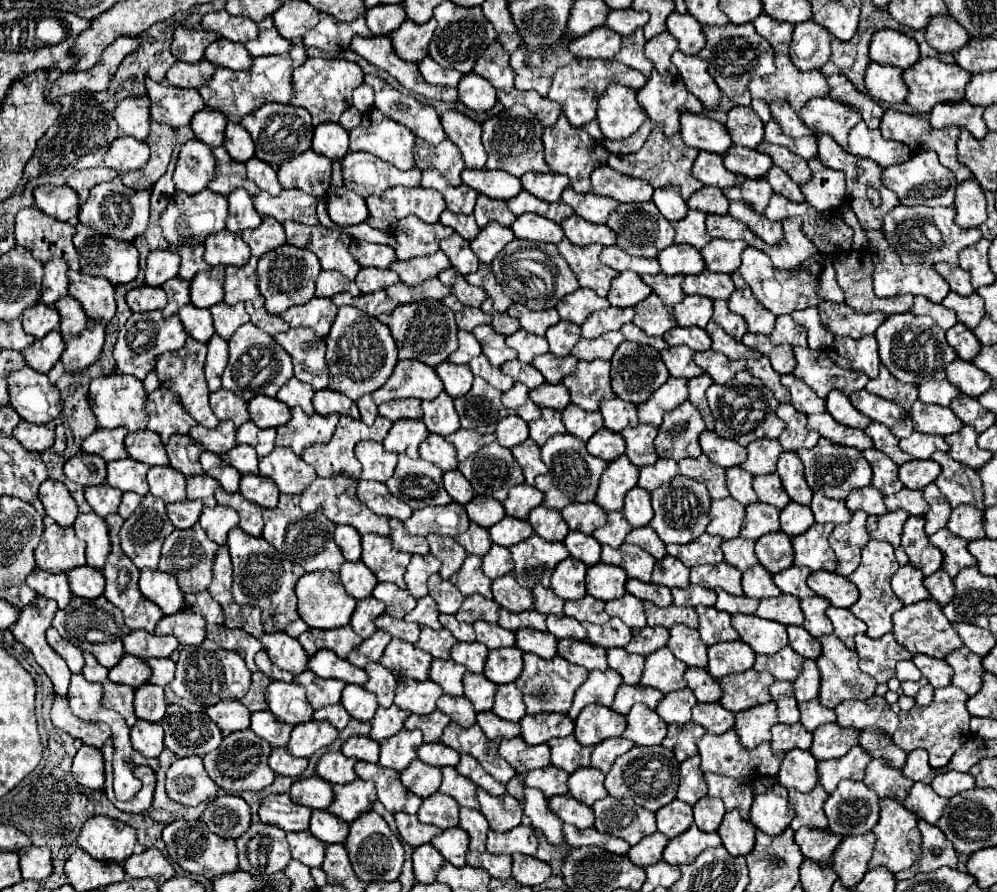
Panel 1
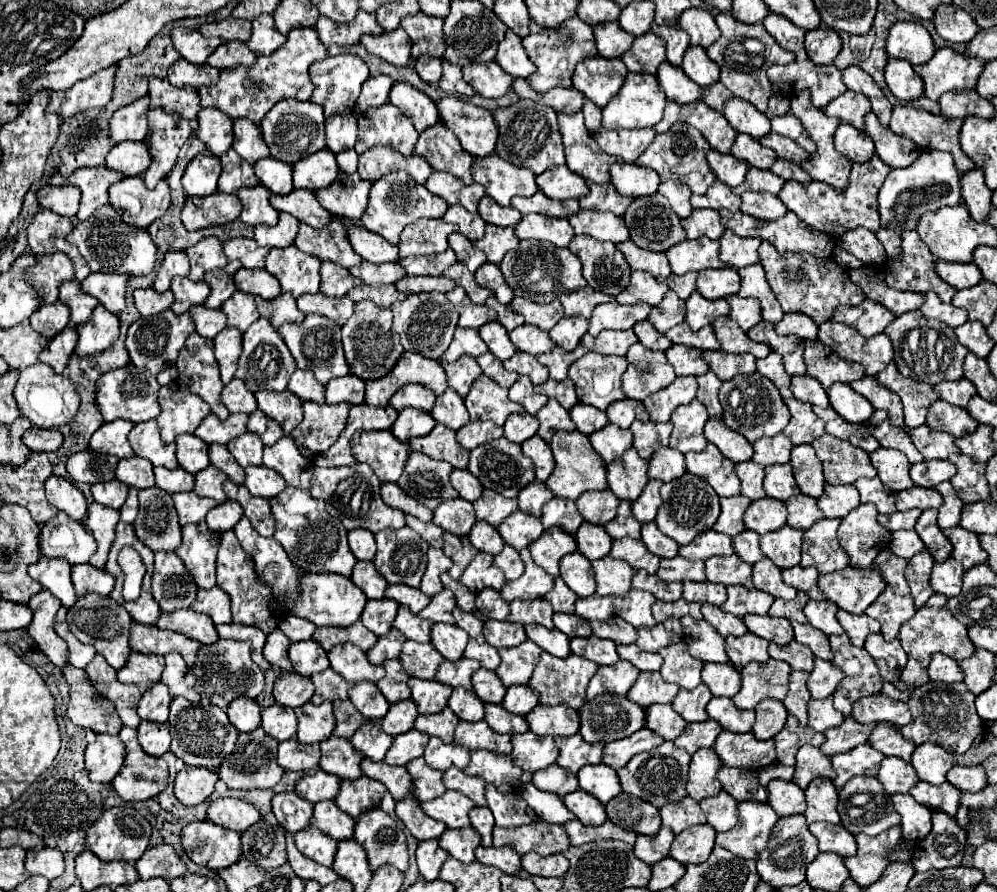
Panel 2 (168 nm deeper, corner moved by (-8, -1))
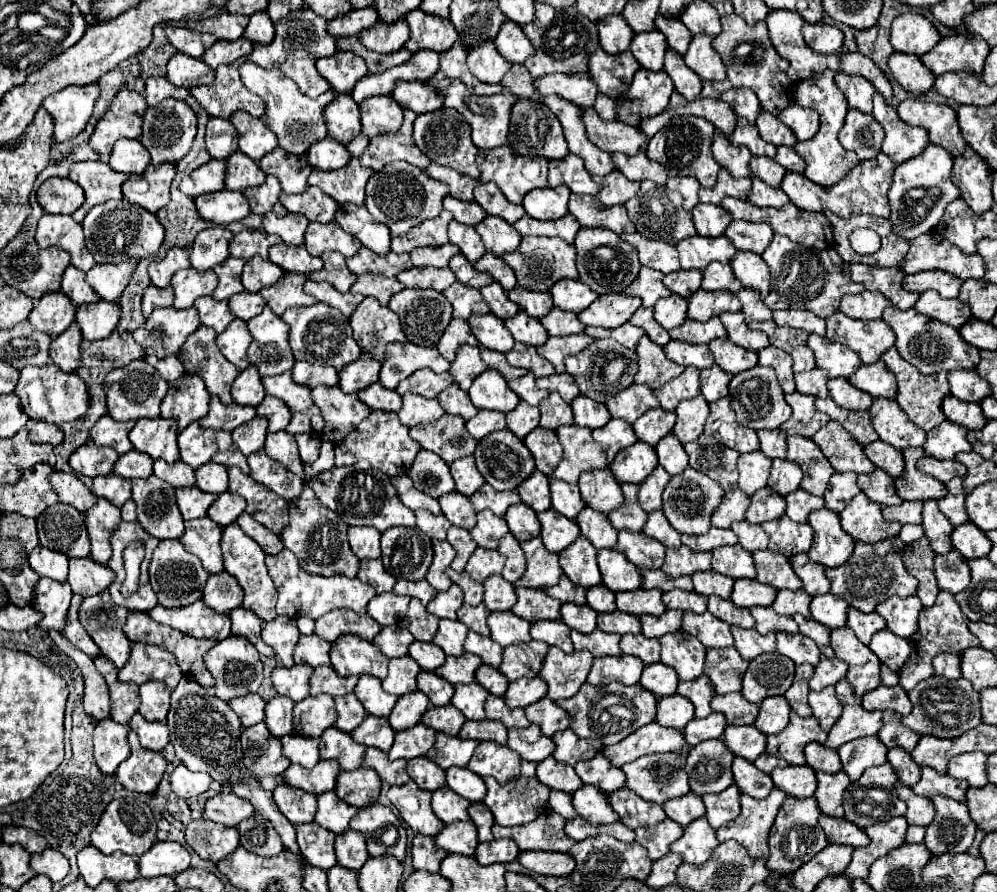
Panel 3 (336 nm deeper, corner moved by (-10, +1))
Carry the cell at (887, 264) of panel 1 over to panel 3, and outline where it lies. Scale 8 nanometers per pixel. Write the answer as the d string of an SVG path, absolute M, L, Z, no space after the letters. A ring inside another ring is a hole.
M940 270L916 272L916 274L908 274L904 278L904 290L910 290L910 292L936 290L944 298L956 298L960 286L962 286L960 278L956 278L956 276L948 274L948 272L940 272Z

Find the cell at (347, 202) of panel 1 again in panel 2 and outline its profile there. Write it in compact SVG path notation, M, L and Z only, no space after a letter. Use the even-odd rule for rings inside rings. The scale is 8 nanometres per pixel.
M338 174L328 188L320 188L314 194L328 212L358 220L366 210L370 186L372 184L362 180L358 174Z

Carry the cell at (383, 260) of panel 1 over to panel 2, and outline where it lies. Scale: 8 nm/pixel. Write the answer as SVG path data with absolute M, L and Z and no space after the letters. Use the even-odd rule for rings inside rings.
M346 226L346 236L356 254L360 254L370 264L384 264L384 262L398 262L398 248L386 242L376 232L370 232L364 226Z

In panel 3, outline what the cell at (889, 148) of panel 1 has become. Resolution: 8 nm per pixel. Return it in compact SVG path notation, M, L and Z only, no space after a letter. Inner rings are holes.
M876 92L874 94L874 120L880 122L880 126L886 132L886 138L882 142L882 152L892 158L894 164L902 164L910 158L916 158L922 154L922 150L930 144L928 132L922 128L910 126L902 122L896 114L896 110L888 104L884 104L884 98Z

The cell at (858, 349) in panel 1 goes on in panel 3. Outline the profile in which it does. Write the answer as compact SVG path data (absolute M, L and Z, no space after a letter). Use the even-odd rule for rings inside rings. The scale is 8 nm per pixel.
M836 312L826 320L828 332L826 336L834 342L846 344L854 350L864 364L872 364L880 360L880 356L894 346L894 332L884 320L866 322L866 320L852 320L842 312Z

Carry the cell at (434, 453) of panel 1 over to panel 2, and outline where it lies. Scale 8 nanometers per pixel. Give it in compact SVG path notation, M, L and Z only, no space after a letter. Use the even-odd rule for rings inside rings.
M436 424L434 430L426 436L410 438L410 448L416 452L426 452L428 456L434 456L436 460L444 460L460 470L468 466L468 458L470 458L470 450L466 452L466 448L458 444L456 432L450 430L446 424Z

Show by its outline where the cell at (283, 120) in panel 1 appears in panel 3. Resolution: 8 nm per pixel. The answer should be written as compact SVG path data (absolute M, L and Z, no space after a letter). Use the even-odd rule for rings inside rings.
M244 62L240 66L240 76L244 86L264 100L266 114L262 116L262 122L278 136L280 148L288 150L290 154L306 154L314 142L326 138L326 124L322 112L336 98L332 90L320 94L318 98L308 98L298 90L298 86L290 78L286 78L280 72L280 68L274 66L272 70L264 70L252 62Z

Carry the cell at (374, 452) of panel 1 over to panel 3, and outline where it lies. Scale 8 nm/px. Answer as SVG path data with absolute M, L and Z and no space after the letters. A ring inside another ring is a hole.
M376 410L370 412L370 416L364 418L364 422L360 422L360 426L356 426L356 430L352 430L352 434L344 438L344 442L336 444L336 466L348 466L360 460L368 460L374 468L382 470L384 474L400 476L408 474L418 452L420 446L408 436L408 426L404 426L396 414Z

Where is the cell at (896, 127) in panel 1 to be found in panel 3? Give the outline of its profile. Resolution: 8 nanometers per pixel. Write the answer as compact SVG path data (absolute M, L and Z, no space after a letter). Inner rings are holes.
M908 98L900 102L896 110L900 120L904 120L906 124L924 128L928 132L930 142L946 148L952 156L962 154L966 150L966 142L960 134L954 108Z

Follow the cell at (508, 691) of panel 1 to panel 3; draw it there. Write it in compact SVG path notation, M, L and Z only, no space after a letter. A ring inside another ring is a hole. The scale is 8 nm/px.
M520 678L516 682L510 682L504 700L508 708L526 708L528 704L538 702L540 698L546 696L546 686L544 680L540 678Z

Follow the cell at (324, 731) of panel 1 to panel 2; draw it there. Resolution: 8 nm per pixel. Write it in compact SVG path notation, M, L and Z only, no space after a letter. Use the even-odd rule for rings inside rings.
M326 700L320 706L314 706L312 702L306 702L304 706L294 708L298 716L298 732L296 738L302 744L318 744L332 736L334 730L334 714L332 714L332 702Z

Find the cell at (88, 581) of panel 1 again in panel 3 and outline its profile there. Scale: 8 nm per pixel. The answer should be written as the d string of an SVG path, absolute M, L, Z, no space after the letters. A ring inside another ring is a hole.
M72 558L70 560L70 574L68 584L72 586L74 594L82 598L100 594L114 582L114 574L108 566L98 564L90 558Z

